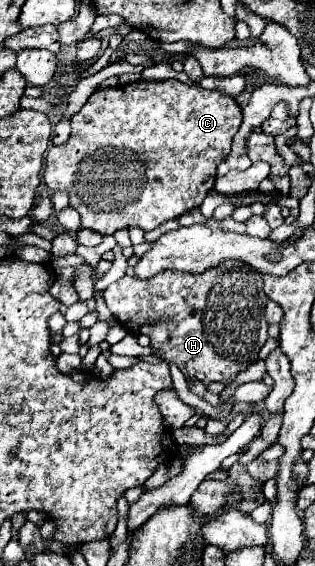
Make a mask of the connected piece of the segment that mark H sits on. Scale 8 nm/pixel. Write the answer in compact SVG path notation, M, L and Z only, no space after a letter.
M223 263L223 267L213 267L211 271L203 271L203 273L165 273L163 277L161 277L161 273L159 273L159 275L153 275L153 277L149 277L149 279L137 279L137 277L125 275L125 277L121 277L119 281L111 283L111 285L105 289L103 295L105 295L105 303L107 303L109 311L113 313L113 317L117 317L119 323L125 325L129 333L133 333L133 335L141 335L141 333L149 335L151 347L155 349L155 355L163 357L163 359L169 361L169 363L175 363L187 379L199 379L199 381L203 381L205 385L209 385L209 383L213 383L213 381L221 381L221 383L225 383L225 385L231 383L231 379L233 379L239 371L245 371L253 361L257 361L259 349L261 349L261 345L263 345L265 339L267 339L267 319L265 319L267 295L265 295L265 291L263 291L263 277L261 277L257 271L251 271L251 267L247 267L245 263Z

